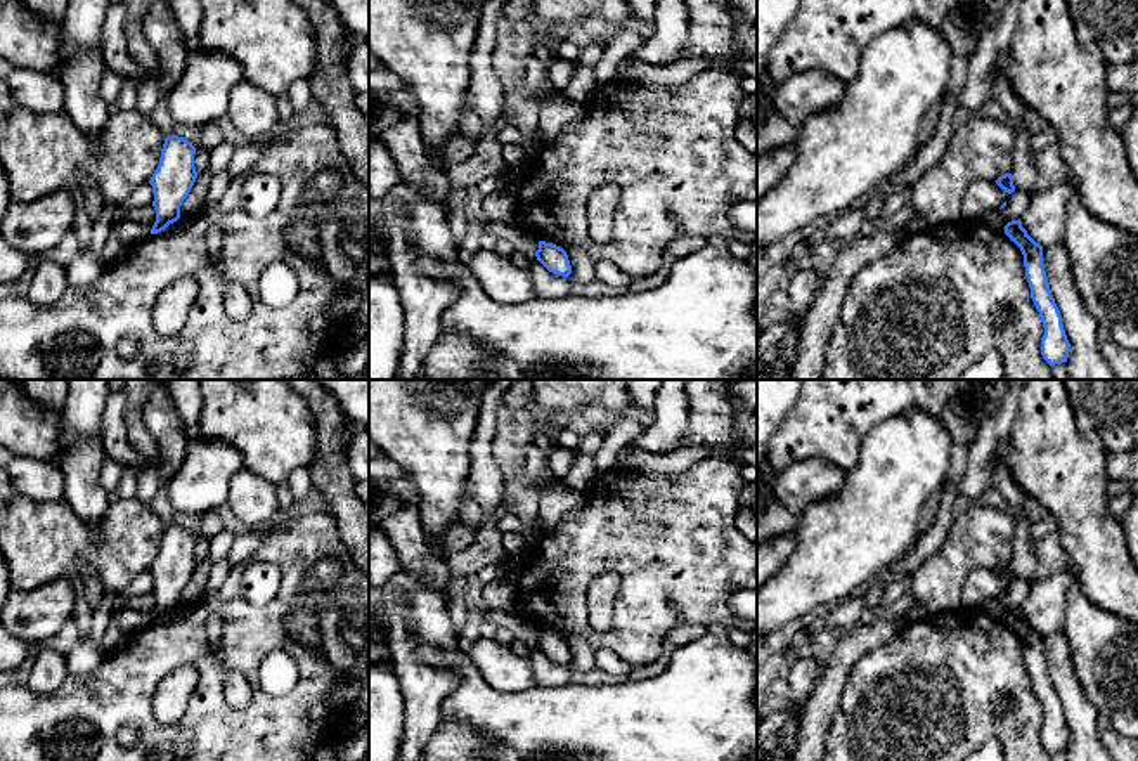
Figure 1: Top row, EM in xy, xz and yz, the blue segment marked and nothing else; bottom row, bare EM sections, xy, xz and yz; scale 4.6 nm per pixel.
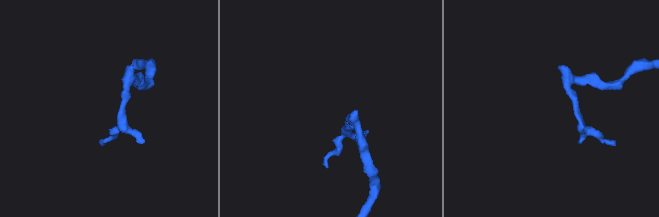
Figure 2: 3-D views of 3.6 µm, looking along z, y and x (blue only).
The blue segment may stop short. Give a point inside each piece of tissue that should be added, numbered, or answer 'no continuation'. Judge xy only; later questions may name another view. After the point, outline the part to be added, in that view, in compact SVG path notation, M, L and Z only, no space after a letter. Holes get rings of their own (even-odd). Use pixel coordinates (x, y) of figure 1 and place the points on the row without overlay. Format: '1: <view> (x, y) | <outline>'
no continuation

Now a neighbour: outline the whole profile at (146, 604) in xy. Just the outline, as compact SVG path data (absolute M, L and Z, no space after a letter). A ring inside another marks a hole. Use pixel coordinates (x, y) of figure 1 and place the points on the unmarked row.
M152 593L140 595L140 596L130 598L130 600L120 600L120 603L123 603L130 608L135 608L147 617L152 617L154 610L156 610L156 598Z

